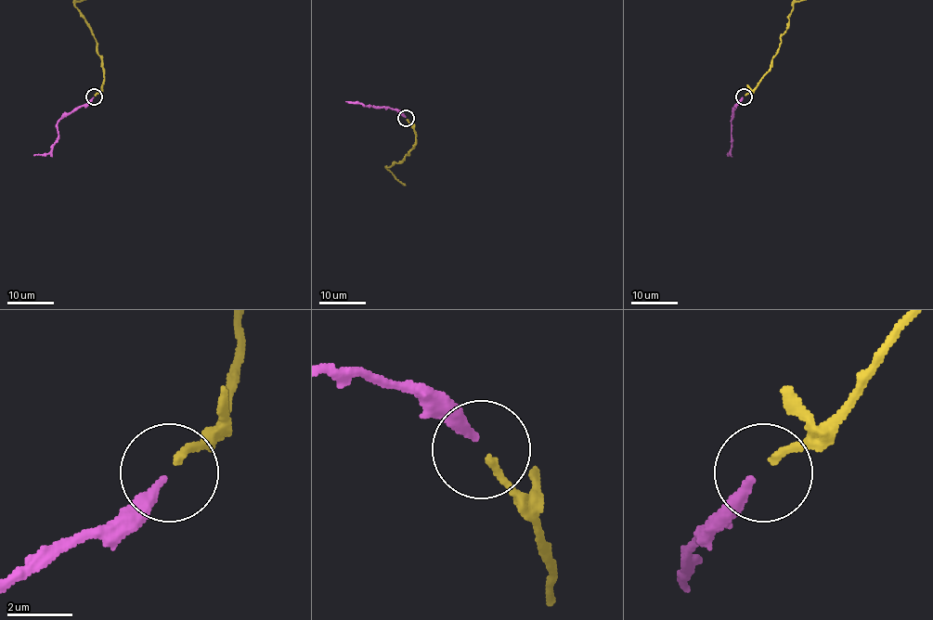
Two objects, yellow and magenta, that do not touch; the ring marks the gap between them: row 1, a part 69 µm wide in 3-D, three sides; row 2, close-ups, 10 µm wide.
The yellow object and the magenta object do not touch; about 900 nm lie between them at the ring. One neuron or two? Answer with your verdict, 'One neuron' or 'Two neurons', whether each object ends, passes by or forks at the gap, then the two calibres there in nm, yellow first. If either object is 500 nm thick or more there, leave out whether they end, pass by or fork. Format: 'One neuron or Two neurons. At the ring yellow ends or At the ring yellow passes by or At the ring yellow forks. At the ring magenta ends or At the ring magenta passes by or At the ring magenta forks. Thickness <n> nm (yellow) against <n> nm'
One neuron. At the ring yellow ends. At the ring magenta ends. Thickness 220 nm (yellow) against 300 nm

